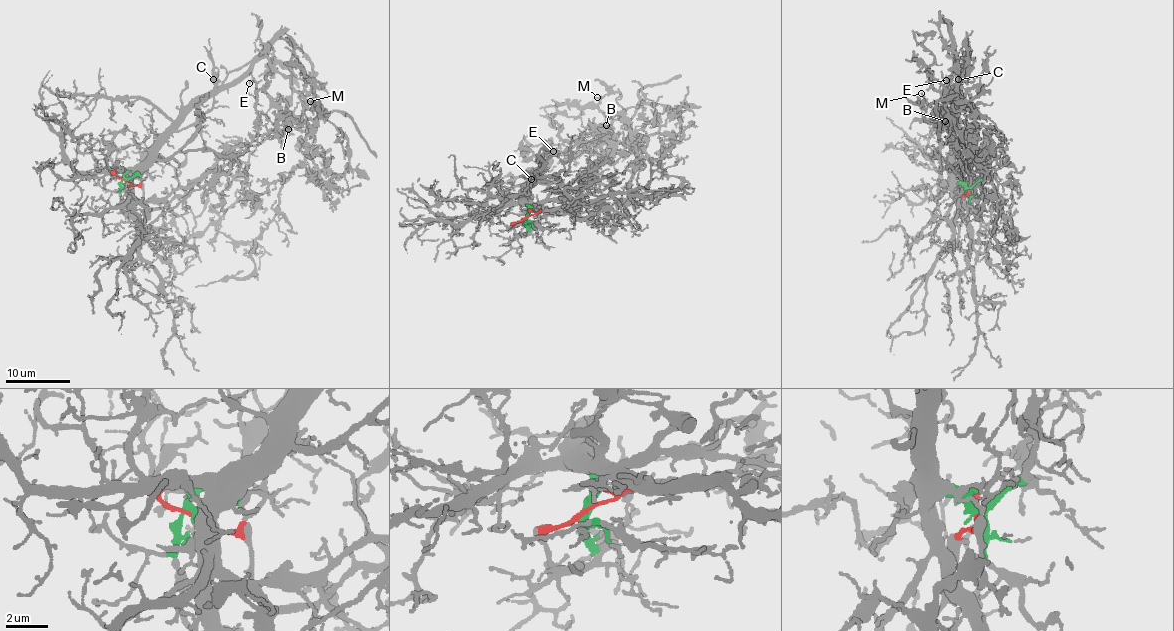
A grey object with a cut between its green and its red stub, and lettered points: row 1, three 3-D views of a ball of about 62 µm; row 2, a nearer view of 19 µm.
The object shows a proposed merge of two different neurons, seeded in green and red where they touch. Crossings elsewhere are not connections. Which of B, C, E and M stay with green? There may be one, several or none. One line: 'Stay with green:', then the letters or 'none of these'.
Stay with green: C

